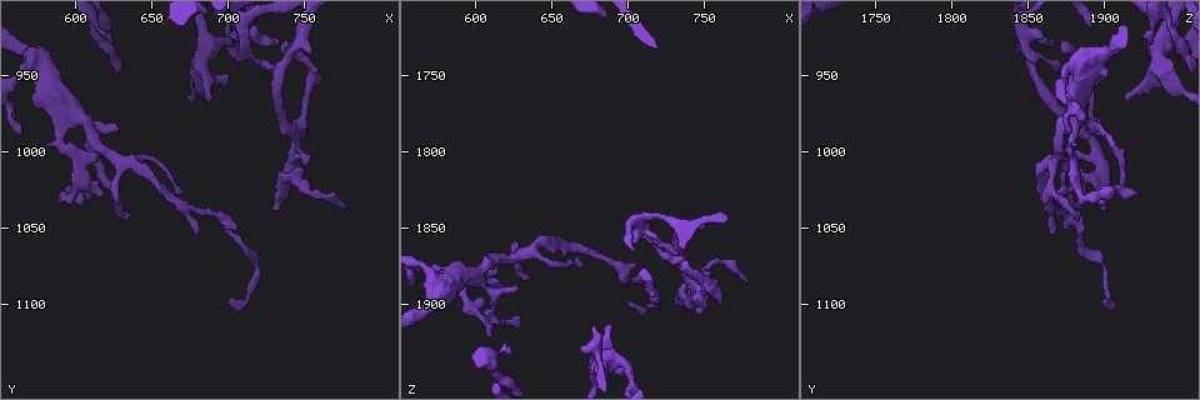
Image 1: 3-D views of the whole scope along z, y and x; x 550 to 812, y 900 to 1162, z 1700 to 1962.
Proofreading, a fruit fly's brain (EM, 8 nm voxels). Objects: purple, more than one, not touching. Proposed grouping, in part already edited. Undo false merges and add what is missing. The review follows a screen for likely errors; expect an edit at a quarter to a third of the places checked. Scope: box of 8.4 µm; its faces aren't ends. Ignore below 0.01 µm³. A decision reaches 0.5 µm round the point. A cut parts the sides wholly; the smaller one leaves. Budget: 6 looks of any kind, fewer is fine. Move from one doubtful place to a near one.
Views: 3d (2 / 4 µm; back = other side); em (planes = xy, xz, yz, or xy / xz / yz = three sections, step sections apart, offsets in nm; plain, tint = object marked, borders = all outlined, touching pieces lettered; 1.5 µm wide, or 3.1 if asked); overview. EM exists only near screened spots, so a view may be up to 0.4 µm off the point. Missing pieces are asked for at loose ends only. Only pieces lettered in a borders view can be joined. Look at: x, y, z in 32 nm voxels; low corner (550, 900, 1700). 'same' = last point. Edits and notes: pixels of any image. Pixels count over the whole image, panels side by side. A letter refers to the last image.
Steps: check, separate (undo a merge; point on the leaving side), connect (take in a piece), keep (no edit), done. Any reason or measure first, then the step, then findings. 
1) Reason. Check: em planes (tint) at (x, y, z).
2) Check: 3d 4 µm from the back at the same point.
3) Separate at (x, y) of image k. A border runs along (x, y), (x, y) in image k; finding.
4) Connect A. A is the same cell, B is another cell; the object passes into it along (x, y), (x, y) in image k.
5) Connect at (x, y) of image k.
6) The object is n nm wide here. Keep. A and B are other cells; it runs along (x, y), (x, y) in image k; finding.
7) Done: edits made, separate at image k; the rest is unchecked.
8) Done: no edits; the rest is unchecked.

Free end. Check: 3d 4 µm at (776, 1038, 1884).

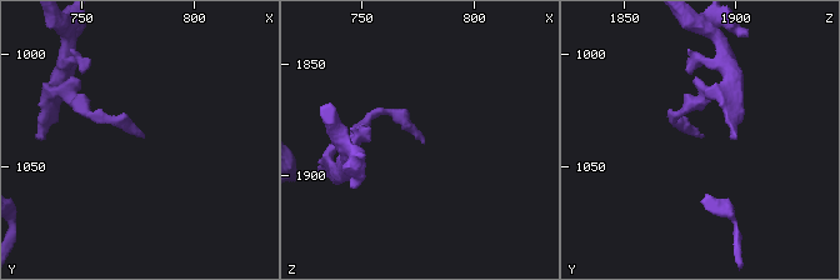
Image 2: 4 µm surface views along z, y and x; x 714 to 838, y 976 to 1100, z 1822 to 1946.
Check: em planes (borders) at (777, 1038, 1885).

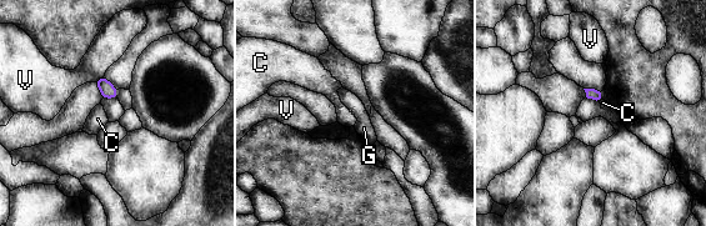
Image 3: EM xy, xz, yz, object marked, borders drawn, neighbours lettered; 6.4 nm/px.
Keep. C, G and V are other cells; a border runs along (116, 96), (103, 99) in image 3; none of them fits.

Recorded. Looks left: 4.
Long arm stops here. Check: 3d 2 µm at (702, 1098, 1902).

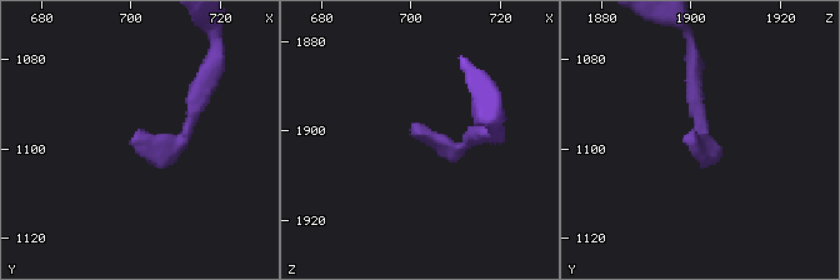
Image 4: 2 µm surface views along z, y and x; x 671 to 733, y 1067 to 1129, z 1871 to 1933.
Now the EM. Check: em xz step 4 (tint) at (701, 1099, 1901).

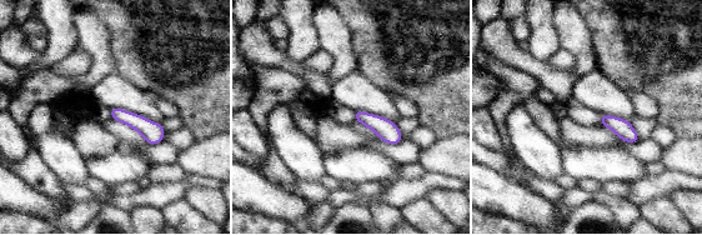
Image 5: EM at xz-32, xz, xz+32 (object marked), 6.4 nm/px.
Cut it another way. Check: em planes (borders) at the same point.

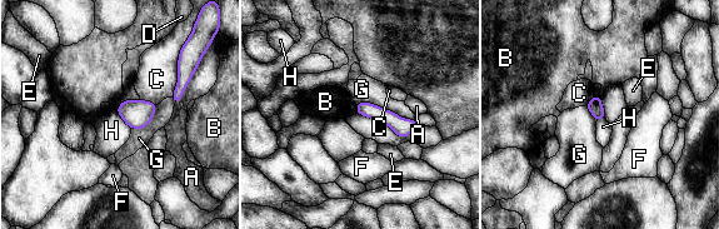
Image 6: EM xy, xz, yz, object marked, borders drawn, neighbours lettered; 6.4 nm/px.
Keep. A, B, C, D, E, F, G and H are other cells; a border runs along (115, 110), (130, 129) in image 6; none of them fits.

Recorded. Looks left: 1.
Done: no edits; the rest is unchecked.

